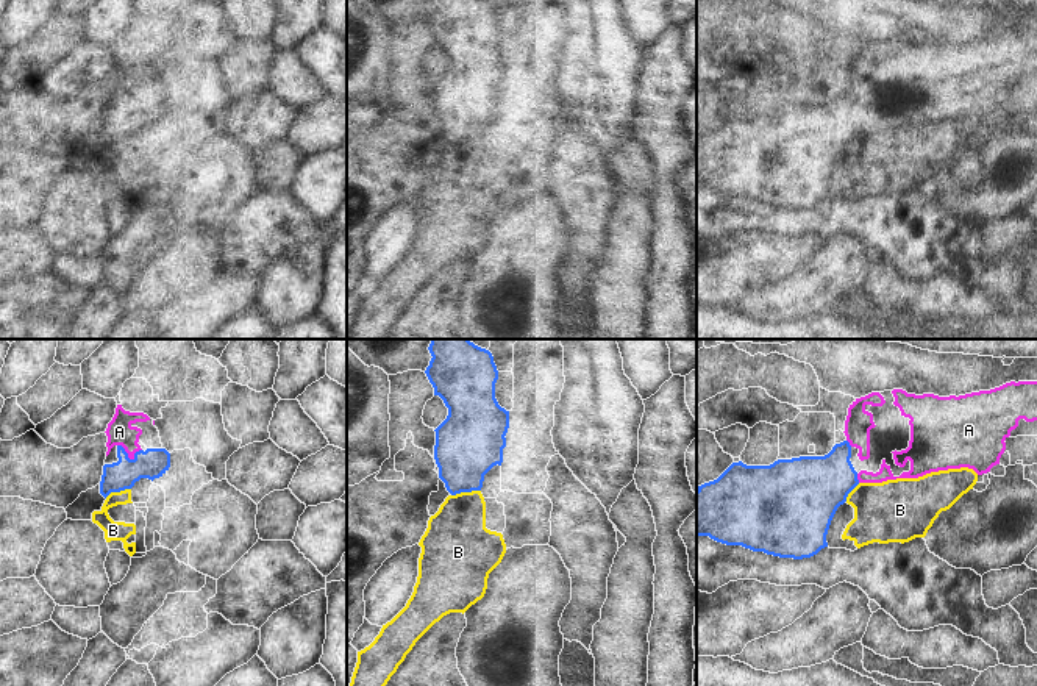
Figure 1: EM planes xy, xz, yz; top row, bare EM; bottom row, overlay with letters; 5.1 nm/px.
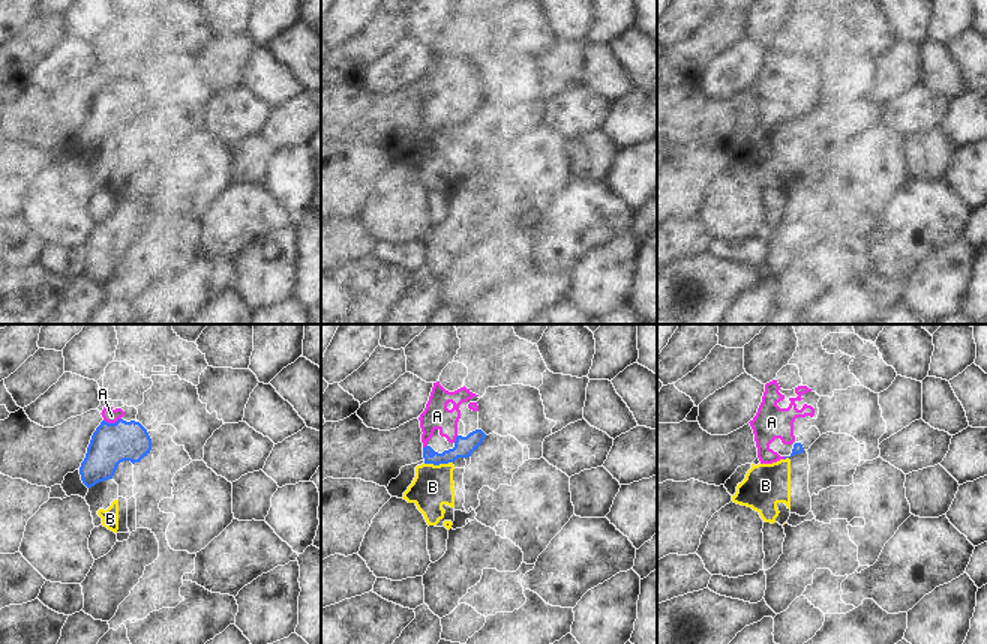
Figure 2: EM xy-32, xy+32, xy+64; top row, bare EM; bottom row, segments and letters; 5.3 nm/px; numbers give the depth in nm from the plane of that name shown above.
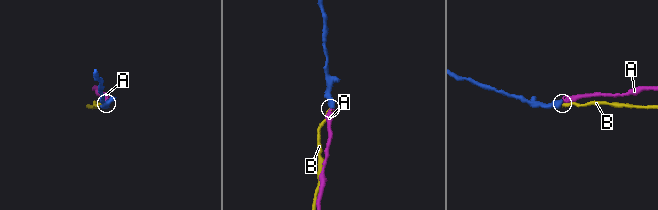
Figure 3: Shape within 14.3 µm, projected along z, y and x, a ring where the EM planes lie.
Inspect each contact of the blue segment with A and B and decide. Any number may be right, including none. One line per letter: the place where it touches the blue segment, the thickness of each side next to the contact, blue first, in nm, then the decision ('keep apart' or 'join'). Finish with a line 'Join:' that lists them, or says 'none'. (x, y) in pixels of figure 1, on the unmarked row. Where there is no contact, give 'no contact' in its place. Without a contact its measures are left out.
A: xy (127, 107) | 150/140 nm | join
B: xz (466, 141) | 360/320 nm | keep apart
Join: A

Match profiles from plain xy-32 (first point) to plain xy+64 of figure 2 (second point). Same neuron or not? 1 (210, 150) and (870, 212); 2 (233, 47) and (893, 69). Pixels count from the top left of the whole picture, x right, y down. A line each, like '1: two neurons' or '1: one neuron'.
1: one neuron
2: one neuron

